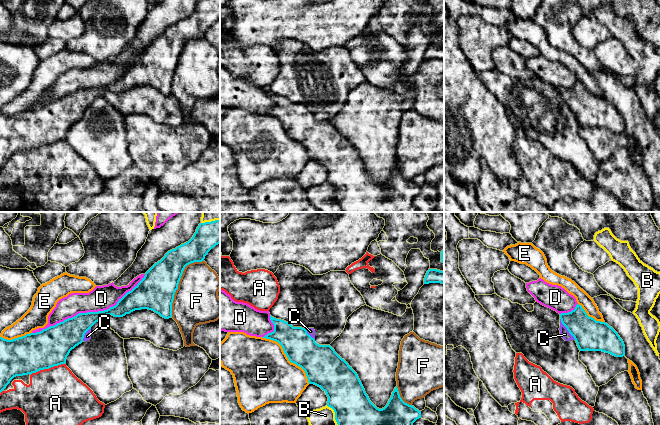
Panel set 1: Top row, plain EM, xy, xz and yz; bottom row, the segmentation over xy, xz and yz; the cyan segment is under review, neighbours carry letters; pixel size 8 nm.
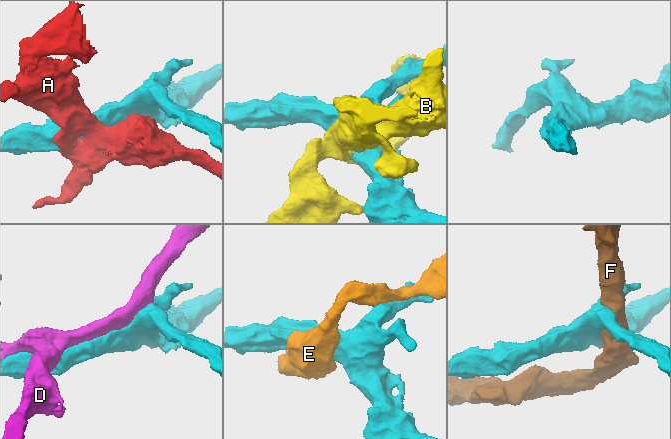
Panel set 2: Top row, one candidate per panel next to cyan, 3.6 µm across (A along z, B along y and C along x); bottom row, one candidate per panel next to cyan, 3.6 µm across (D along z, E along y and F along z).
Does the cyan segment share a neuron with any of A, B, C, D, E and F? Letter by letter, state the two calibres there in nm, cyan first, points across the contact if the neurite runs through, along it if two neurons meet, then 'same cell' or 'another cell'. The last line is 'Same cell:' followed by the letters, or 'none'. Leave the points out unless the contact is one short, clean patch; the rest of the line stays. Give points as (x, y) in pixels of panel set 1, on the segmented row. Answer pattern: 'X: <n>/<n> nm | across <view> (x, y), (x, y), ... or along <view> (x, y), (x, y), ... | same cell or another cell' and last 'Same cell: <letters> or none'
A: 300/460 nm | another cell
B: 300/140 nm | another cell
C: 260/70 nm | along yz (560, 318), (560, 321), (575, 339) | another cell
D: 220/200 nm | another cell
E: 260/480 nm | another cell
F: 300/360 nm | another cell
Same cell: none

